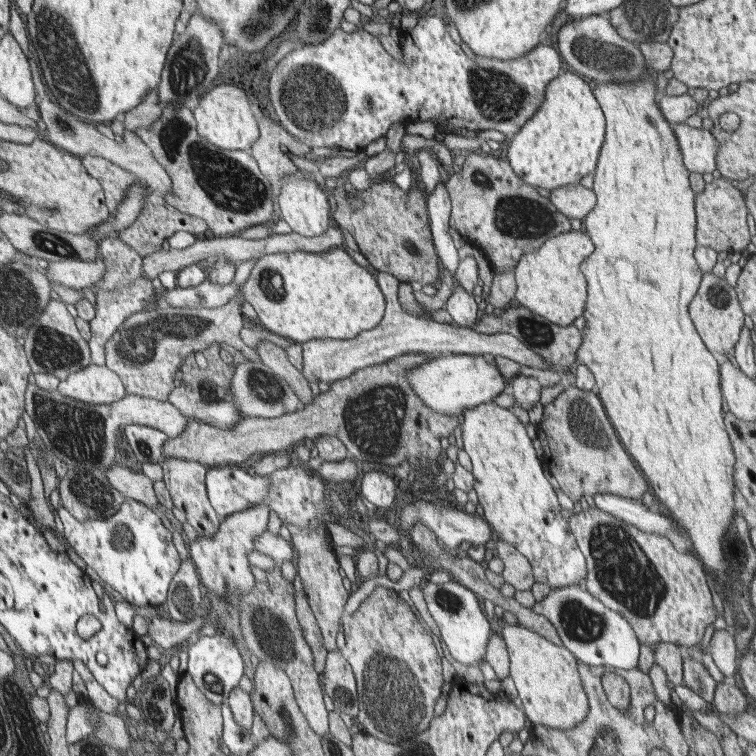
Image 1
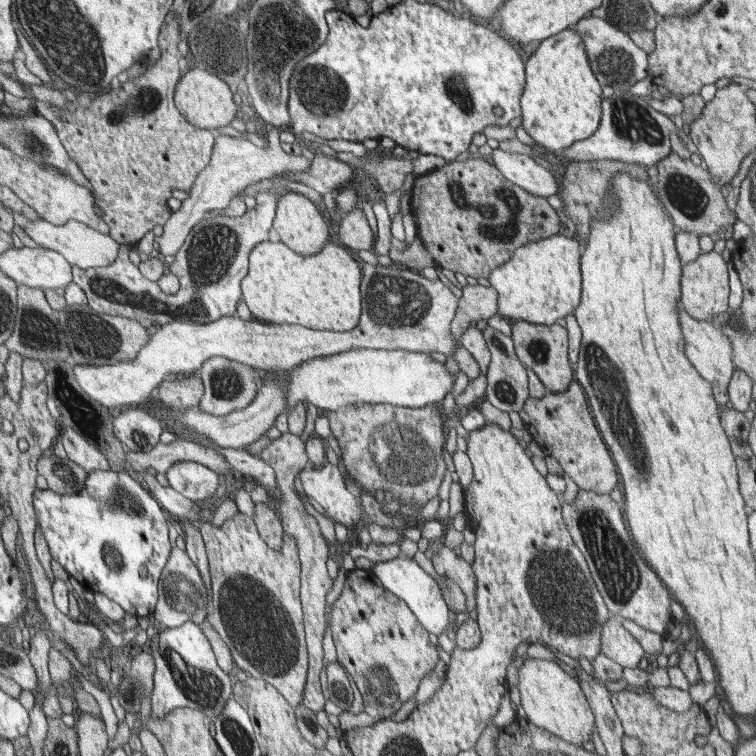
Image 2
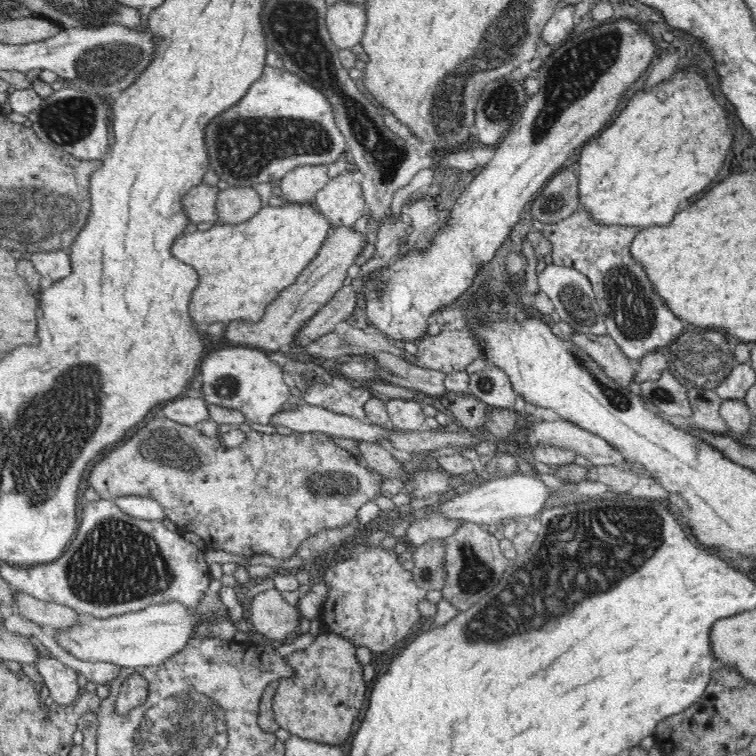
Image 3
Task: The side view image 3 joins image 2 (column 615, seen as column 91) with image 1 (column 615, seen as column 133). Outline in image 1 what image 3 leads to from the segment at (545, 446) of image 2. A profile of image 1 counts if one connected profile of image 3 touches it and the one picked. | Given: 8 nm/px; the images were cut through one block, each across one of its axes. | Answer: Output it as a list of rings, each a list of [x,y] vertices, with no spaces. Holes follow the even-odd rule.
[[[576,386],[565,388],[551,403],[544,405],[537,433],[547,458],[548,470],[574,503],[579,502],[576,494],[614,494],[640,500],[646,492],[648,484],[644,473],[629,456],[606,412],[605,404],[602,404],[601,396],[596,392]]]

